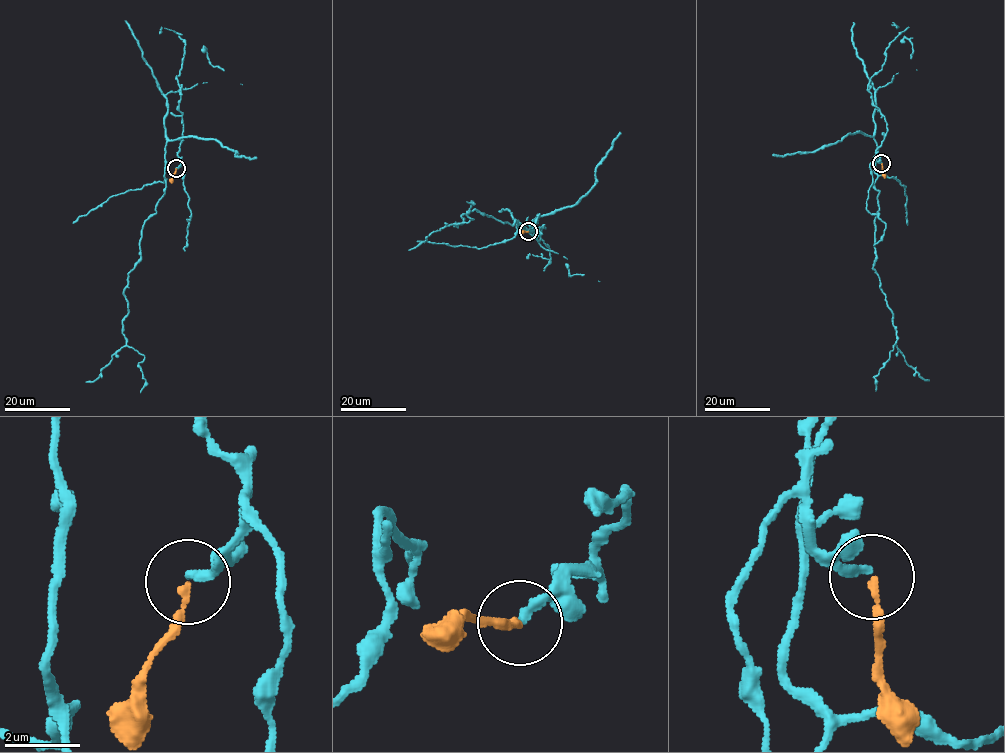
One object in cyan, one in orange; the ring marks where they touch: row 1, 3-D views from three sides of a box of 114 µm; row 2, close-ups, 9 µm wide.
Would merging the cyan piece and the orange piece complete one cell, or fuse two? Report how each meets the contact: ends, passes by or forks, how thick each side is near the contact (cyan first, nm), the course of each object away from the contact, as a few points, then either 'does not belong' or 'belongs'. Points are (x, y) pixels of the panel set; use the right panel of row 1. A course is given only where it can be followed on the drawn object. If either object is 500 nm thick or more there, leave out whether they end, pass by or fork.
cyan ends; orange ends; calibres 240 and 150 nm; course cyan (881, 162), (876, 153), (887, 131), (876, 108), (873, 269), (896, 342), (874, 377), (876, 391); course orange (881, 163), (885, 177); belongs

